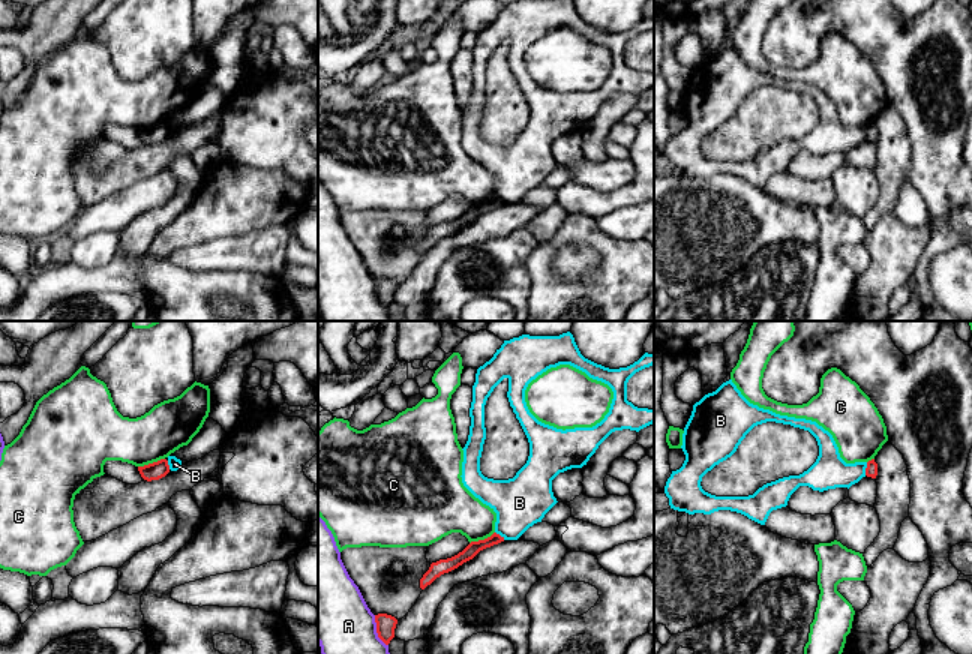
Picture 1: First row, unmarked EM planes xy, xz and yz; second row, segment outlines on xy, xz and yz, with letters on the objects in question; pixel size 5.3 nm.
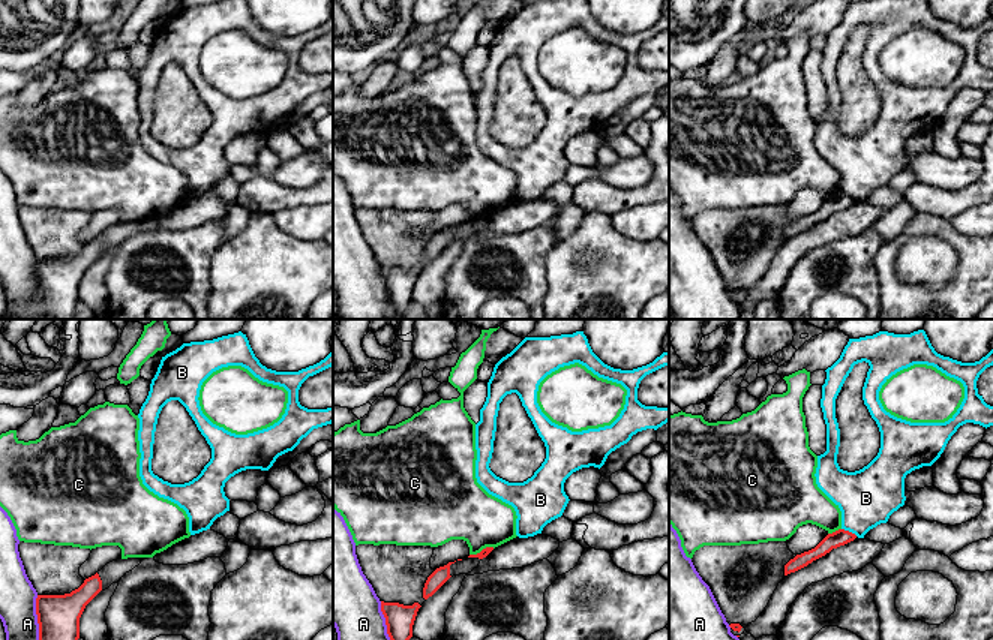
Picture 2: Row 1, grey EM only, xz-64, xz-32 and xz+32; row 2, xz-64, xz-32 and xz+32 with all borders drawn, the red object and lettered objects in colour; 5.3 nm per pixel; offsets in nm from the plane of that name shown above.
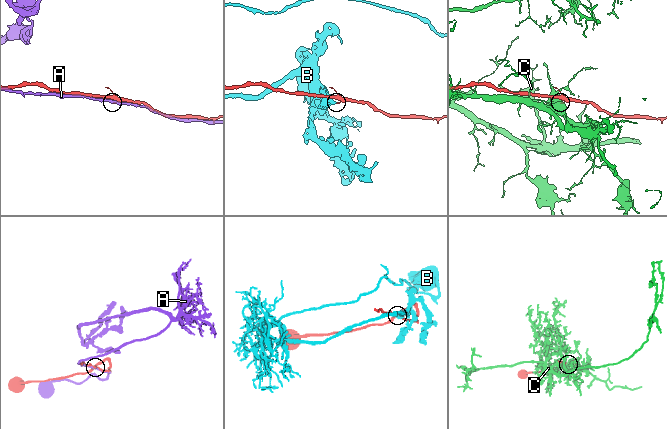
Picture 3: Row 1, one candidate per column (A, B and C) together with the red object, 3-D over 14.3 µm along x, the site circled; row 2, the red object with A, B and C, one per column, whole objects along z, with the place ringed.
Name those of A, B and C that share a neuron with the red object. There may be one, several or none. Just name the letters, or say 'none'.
none

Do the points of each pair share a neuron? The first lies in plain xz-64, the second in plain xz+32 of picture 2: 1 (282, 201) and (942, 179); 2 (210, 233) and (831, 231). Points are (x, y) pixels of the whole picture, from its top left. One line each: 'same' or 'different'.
1: different
2: different

